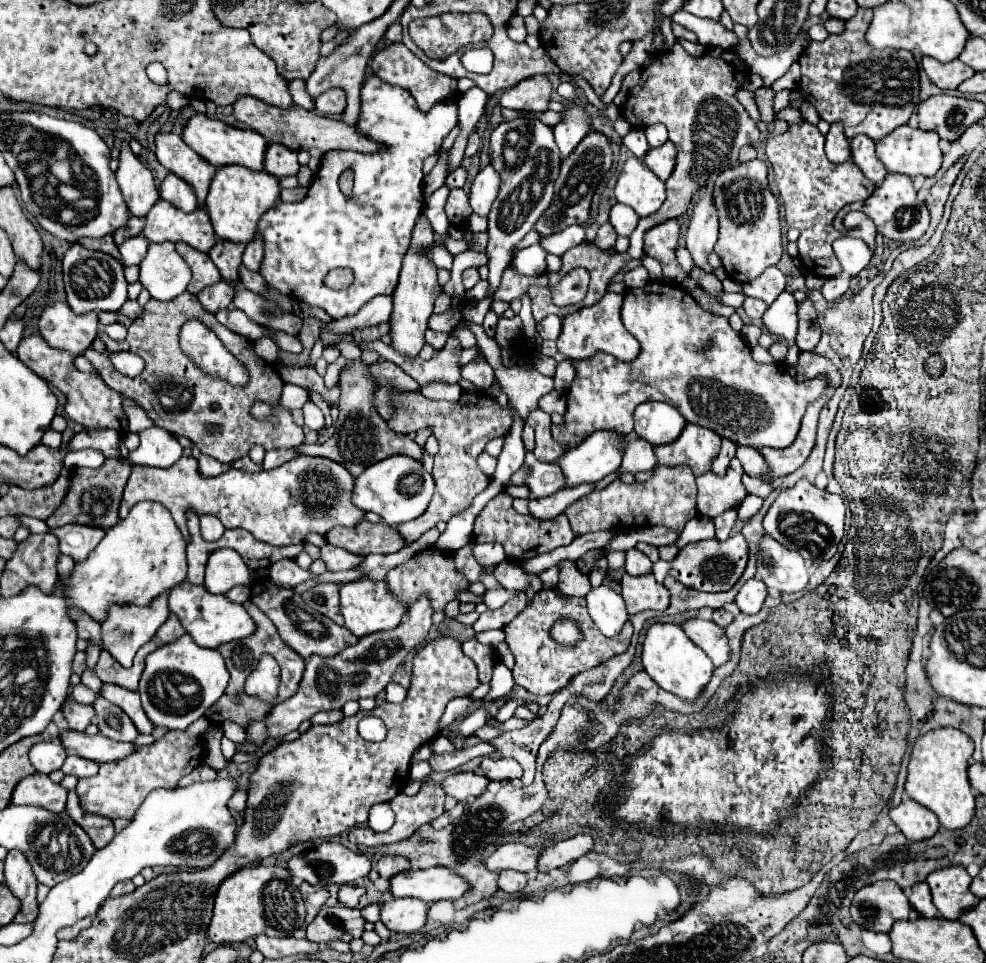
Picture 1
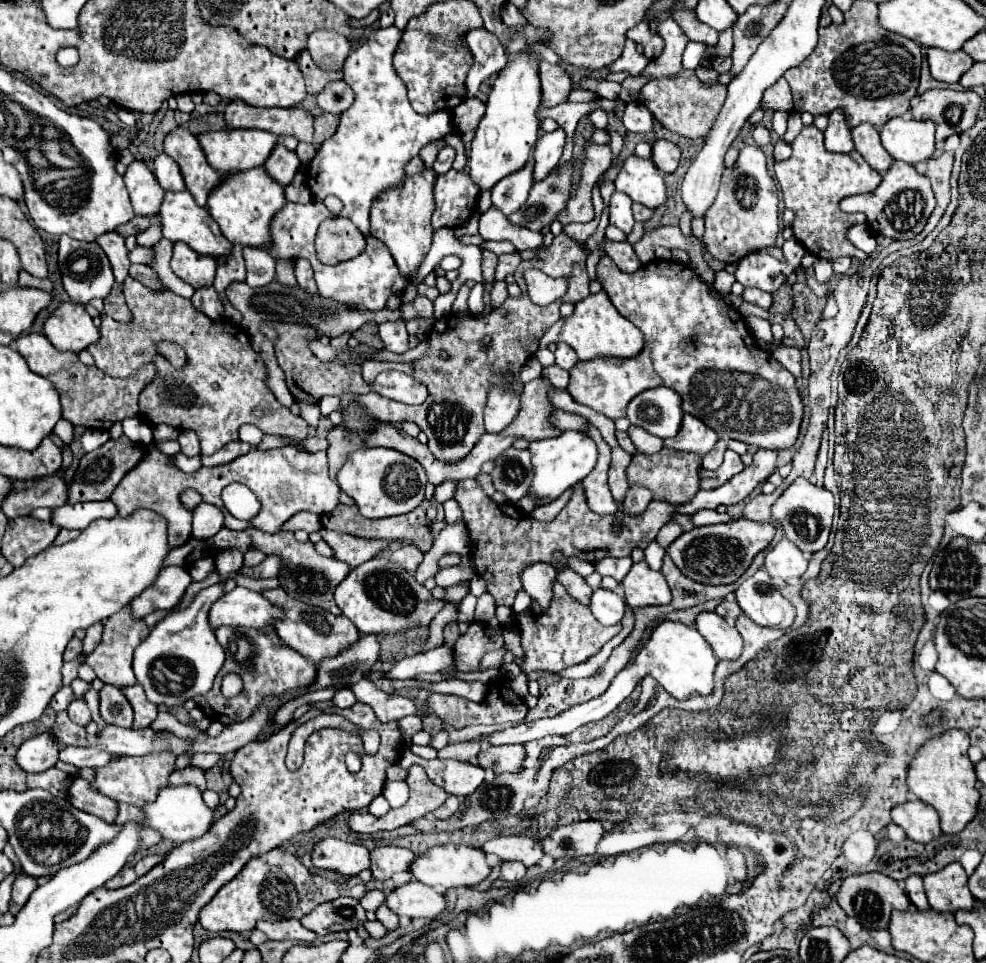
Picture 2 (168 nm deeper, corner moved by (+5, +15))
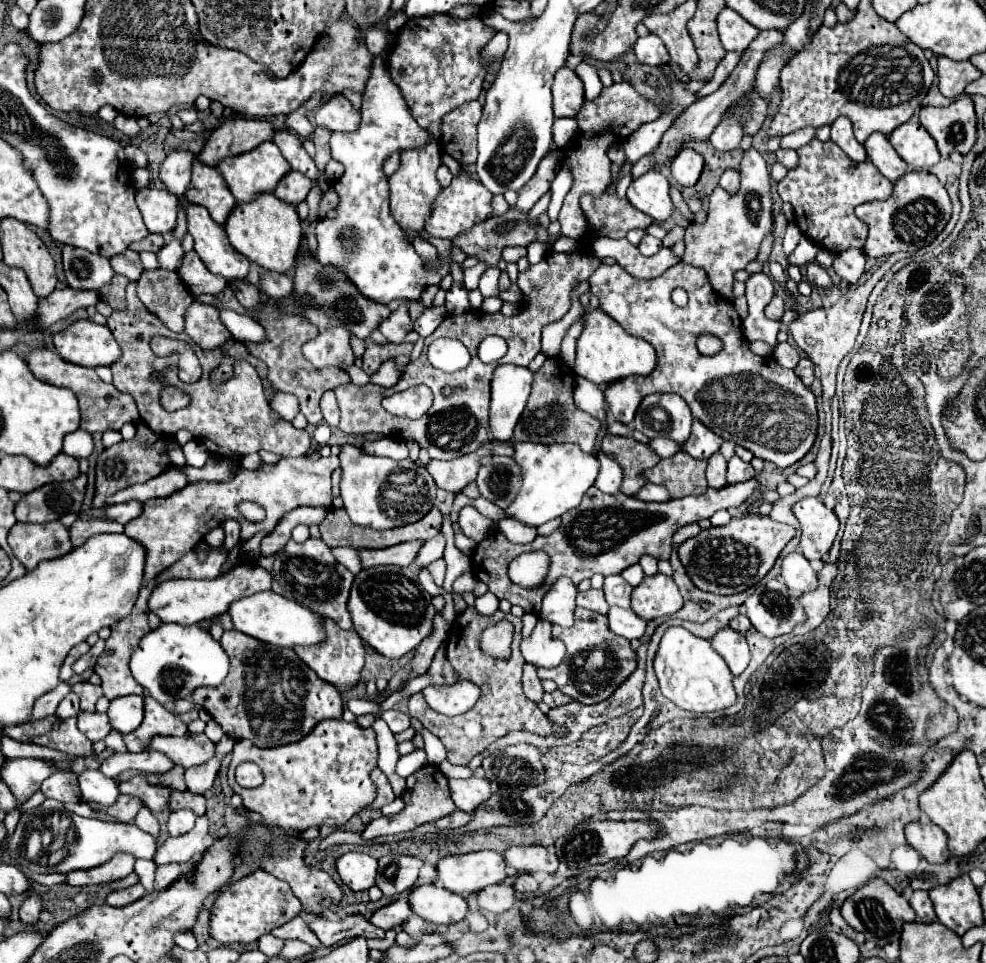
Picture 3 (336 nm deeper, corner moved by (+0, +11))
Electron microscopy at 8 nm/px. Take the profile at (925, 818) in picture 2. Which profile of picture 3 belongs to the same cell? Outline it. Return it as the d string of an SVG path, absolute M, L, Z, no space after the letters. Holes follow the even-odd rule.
M917 821L905 829L907 843L929 863L945 863L951 855L947 849L947 835L931 821Z

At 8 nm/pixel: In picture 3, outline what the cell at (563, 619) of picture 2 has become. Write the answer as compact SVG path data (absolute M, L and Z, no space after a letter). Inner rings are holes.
M577 607L575 611L575 623L569 629L563 629L559 625L553 625L553 635L561 639L567 647L565 661L555 669L539 669L539 679L551 679L557 683L559 691L569 695L571 699L593 705L599 701L605 701L613 695L613 691L635 671L637 667L637 653L631 649L629 641L611 633L607 617L589 609ZM579 657L579 667L573 665Z

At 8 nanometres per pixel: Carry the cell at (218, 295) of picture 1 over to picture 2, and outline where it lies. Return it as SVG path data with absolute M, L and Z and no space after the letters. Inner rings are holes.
M210 285L210 287L200 287L192 295L192 303L196 309L206 313L210 319L220 319L224 313L224 305L220 301L220 293Z

